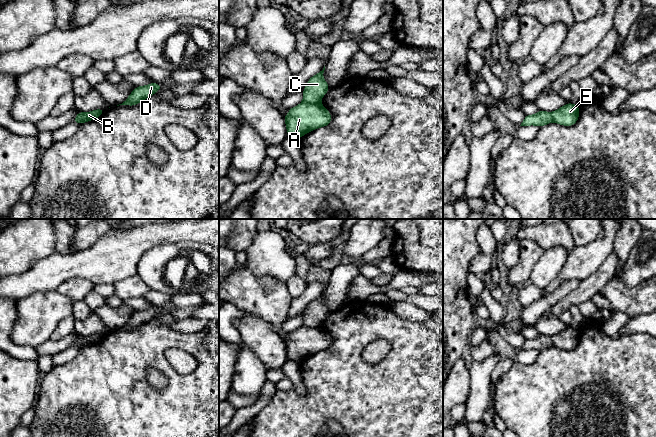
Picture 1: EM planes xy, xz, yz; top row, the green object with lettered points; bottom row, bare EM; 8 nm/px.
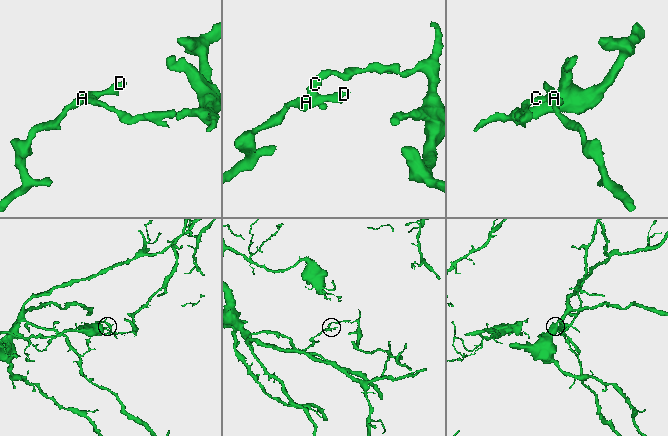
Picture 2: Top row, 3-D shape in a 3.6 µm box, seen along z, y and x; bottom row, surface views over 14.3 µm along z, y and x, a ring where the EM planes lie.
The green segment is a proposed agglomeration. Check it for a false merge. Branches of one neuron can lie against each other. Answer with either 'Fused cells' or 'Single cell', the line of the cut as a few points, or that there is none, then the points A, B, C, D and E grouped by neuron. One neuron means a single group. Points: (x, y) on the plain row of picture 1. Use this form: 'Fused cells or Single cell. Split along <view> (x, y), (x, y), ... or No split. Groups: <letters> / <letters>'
Fused cells. Split along xz (303, 325), (319, 327). Groups: A B D E / C

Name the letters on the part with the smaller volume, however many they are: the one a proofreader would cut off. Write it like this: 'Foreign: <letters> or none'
Foreign: C

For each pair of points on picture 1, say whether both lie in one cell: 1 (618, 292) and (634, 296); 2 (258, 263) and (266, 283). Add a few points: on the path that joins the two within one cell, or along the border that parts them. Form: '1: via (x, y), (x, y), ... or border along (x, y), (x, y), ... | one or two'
1: via (622, 296), (630, 296) | one
2: border along (245, 265), (256, 277), (272, 276), (285, 283) | two

